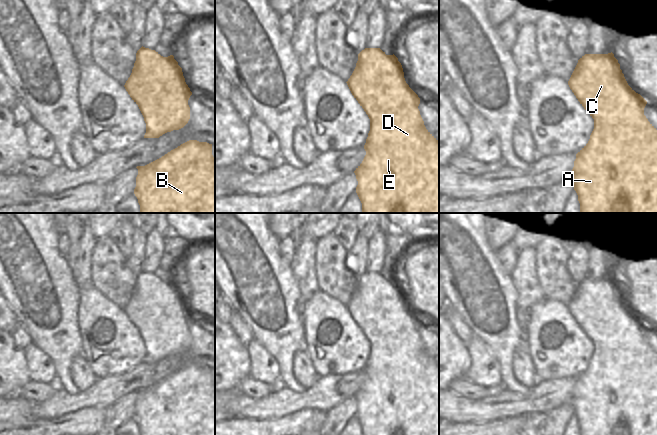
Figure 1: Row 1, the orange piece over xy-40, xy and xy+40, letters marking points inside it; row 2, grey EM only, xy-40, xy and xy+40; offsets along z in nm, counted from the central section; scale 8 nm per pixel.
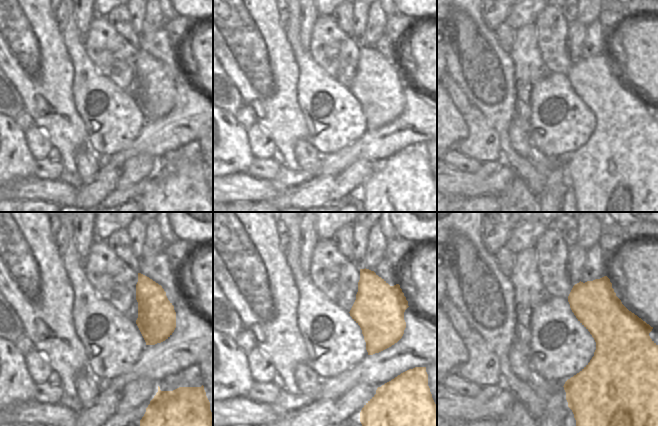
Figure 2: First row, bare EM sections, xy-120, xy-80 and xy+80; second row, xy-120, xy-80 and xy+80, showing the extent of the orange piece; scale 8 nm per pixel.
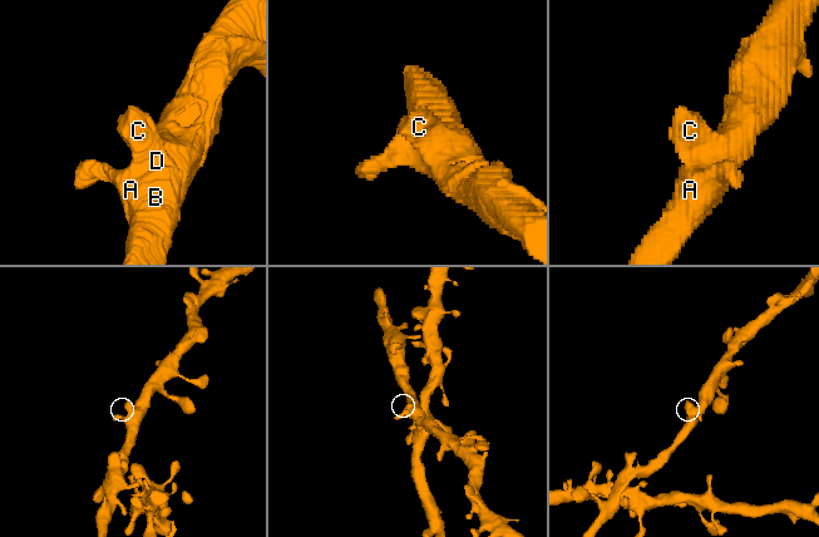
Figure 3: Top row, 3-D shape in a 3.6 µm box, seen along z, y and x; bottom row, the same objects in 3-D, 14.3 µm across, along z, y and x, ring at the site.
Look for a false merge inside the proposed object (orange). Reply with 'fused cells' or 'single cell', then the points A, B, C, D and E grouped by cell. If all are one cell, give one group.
single cell; groups A B C D E

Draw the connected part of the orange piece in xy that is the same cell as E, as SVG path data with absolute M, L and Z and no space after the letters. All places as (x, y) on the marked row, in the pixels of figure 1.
M365 48L358 54L356 67L346 83L370 119L370 131L364 145L366 155L354 171L358 181L356 193L362 203L362 213L439 213L439 141L424 125L418 109L420 98L406 83L403 68L398 58L394 54L386 55L380 48Z

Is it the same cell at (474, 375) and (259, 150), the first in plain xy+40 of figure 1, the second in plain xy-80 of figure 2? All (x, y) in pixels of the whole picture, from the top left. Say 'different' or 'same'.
same

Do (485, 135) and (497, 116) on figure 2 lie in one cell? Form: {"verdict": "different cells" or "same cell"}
{"verdict": "different cells"}

